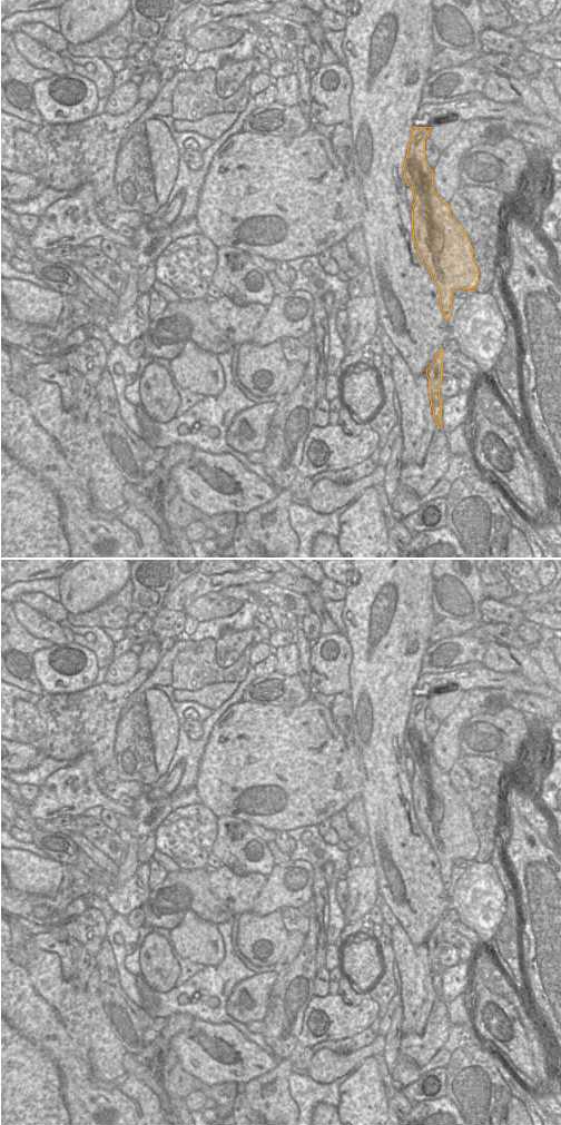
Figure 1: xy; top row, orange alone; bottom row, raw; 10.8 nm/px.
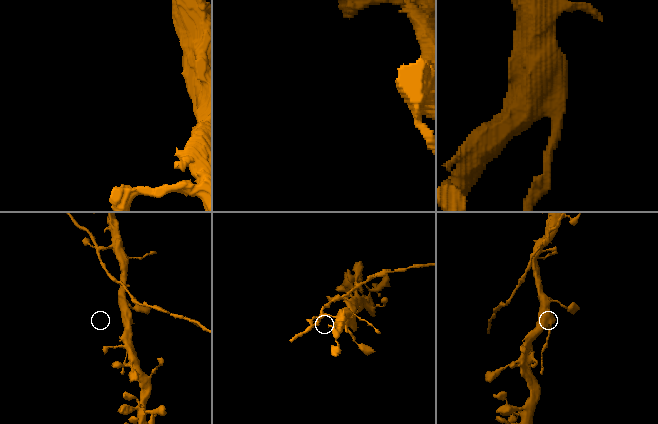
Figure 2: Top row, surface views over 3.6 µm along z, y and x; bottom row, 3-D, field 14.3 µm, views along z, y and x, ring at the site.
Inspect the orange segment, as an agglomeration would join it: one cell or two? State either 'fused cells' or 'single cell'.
fused cells

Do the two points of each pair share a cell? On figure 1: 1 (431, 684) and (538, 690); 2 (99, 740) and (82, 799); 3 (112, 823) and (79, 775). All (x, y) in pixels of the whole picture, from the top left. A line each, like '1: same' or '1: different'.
1: same
2: different
3: different

